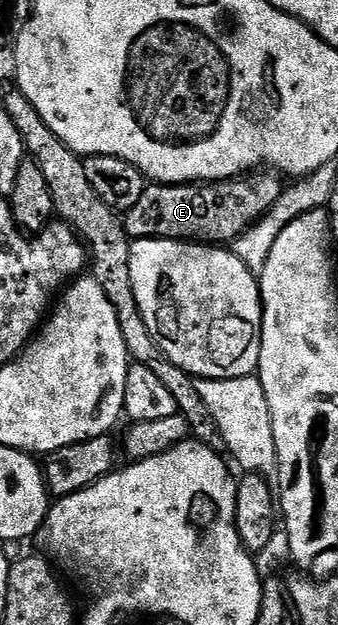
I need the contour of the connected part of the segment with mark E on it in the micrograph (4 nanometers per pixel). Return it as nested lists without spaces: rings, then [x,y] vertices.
[[[254,172],[228,182],[147,185],[144,196],[140,196],[140,204],[125,211],[126,231],[131,240],[177,238],[203,244],[233,243],[281,197],[284,186],[277,180],[273,173]]]

